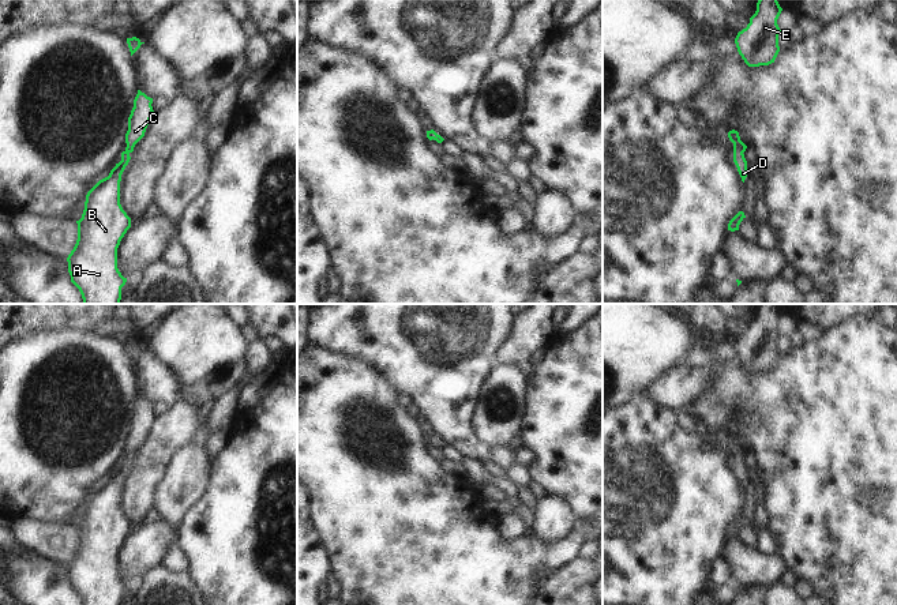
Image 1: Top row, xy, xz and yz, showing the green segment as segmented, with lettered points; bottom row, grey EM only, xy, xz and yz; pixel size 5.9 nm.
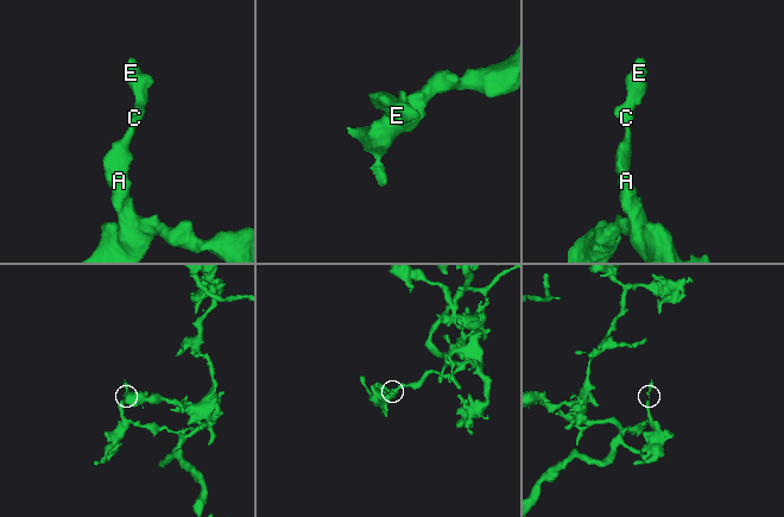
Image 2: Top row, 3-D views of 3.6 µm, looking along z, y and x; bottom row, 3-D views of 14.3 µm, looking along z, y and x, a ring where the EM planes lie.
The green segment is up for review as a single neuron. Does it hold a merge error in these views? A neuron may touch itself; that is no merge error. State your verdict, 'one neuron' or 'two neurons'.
one neuron

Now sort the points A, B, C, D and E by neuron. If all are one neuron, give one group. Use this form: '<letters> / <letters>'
A B C D E

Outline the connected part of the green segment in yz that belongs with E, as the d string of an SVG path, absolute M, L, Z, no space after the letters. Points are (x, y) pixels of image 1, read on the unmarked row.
M759 304L750 328L738 338L735 349L739 360L748 372L774 368L780 357L778 338L781 335L777 324L781 316L782 313L777 304Z

